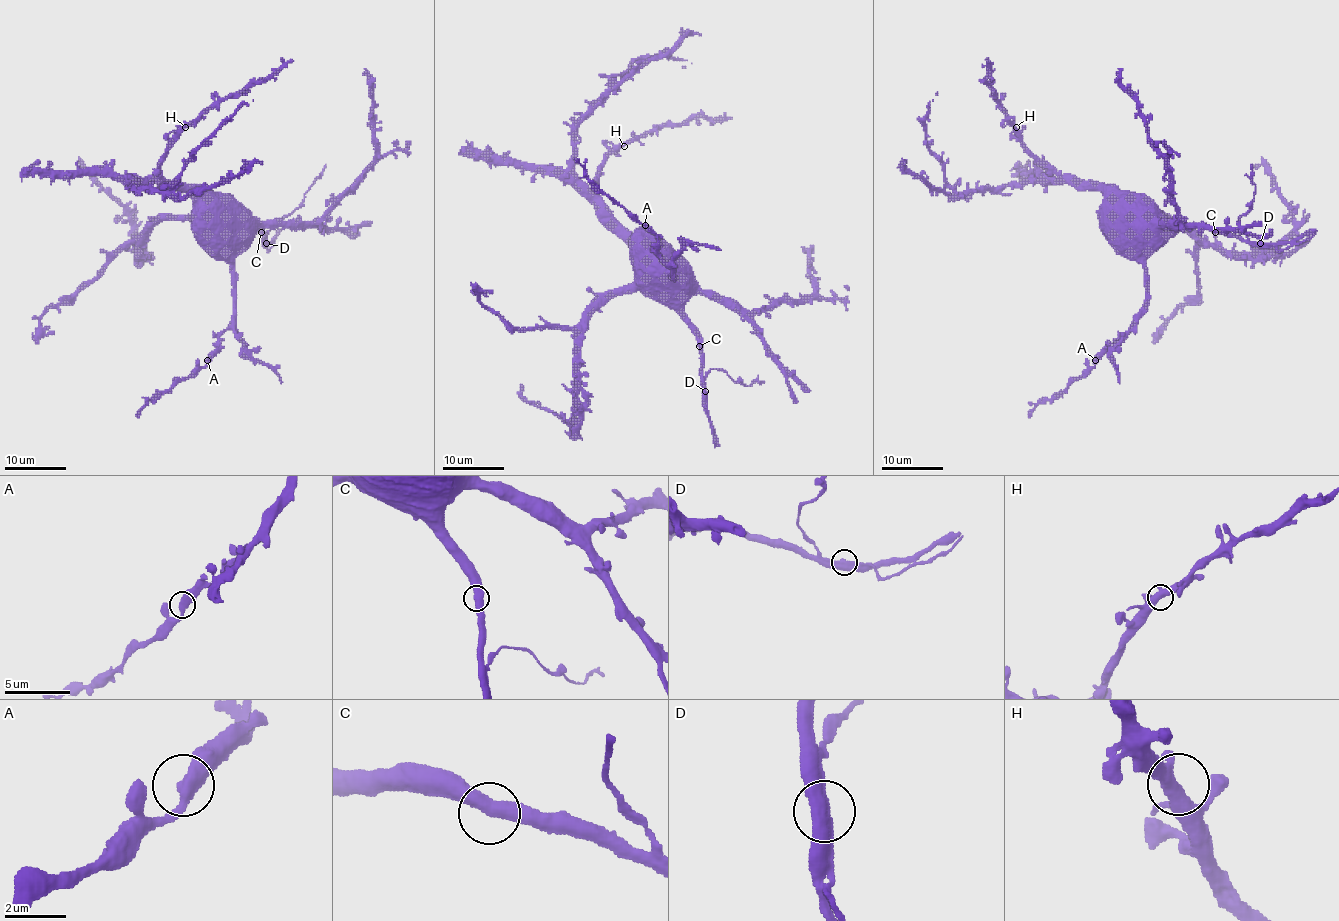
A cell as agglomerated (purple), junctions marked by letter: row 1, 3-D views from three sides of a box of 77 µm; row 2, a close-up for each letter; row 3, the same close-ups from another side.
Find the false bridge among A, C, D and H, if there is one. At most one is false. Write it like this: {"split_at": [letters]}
{"split_at": ["D"]}

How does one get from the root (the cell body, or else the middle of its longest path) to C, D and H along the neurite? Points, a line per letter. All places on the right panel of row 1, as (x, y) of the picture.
C: (1105, 197), (1144, 195), (1170, 221), (1203, 224), (1215, 232)
D: (1105, 197), (1144, 195), (1170, 221), (1203, 224), (1213, 231), (1230, 232), (1260, 243)
H: (1105, 197), (1090, 184), (1075, 184), (1050, 170), (1025, 146), (1016, 127)

